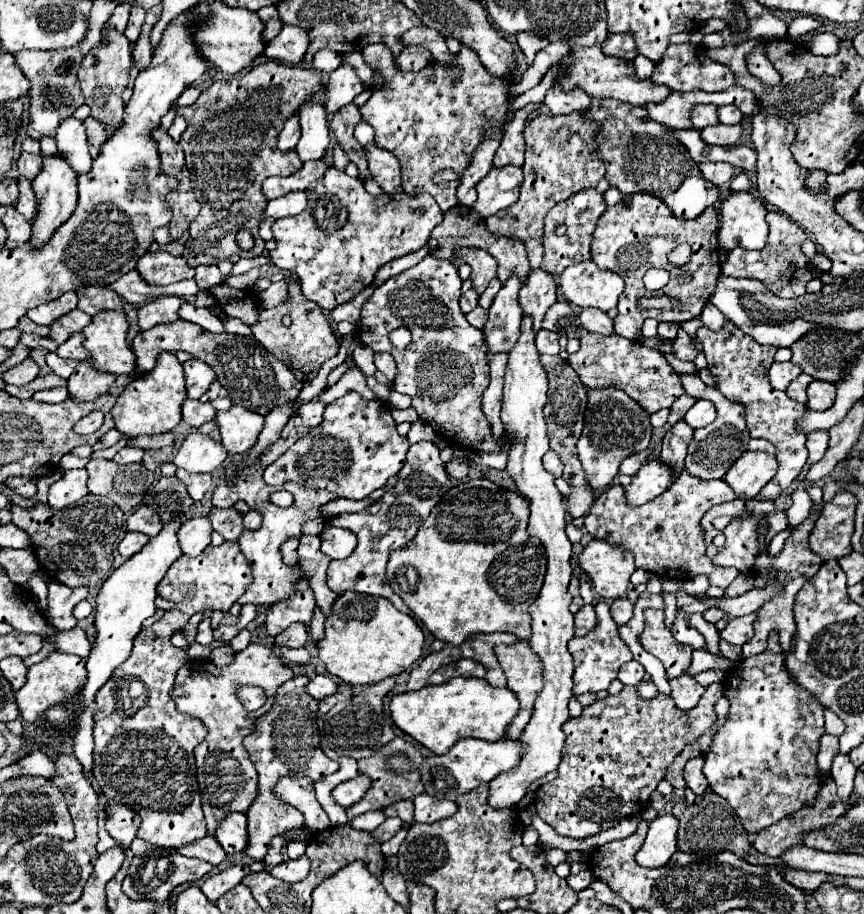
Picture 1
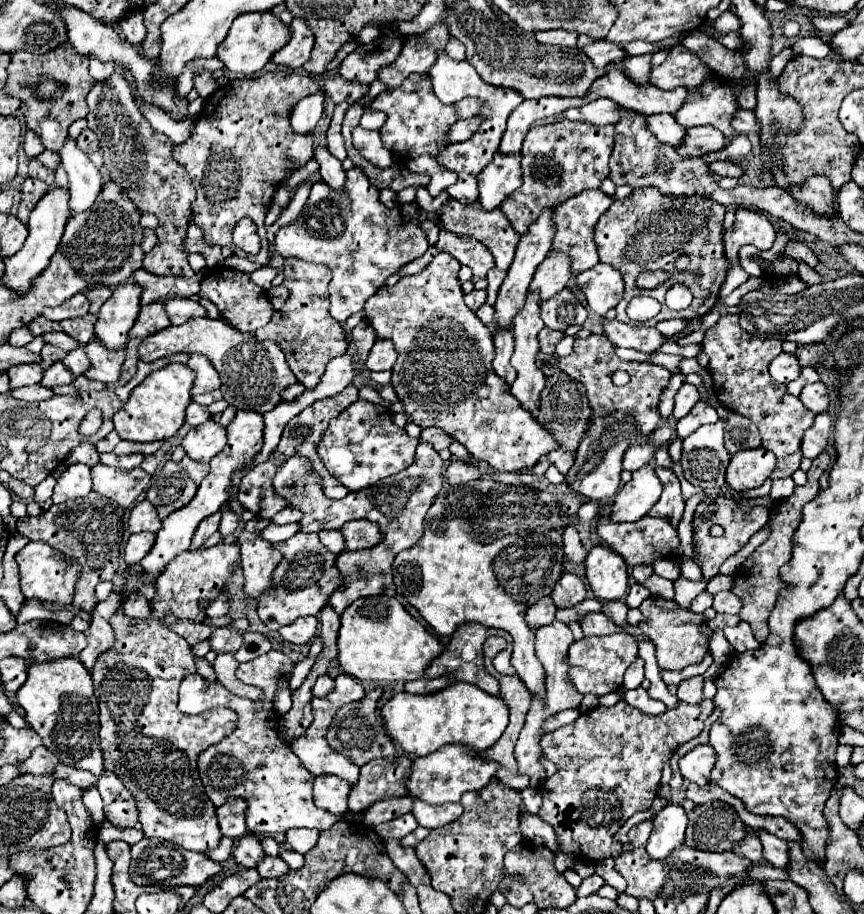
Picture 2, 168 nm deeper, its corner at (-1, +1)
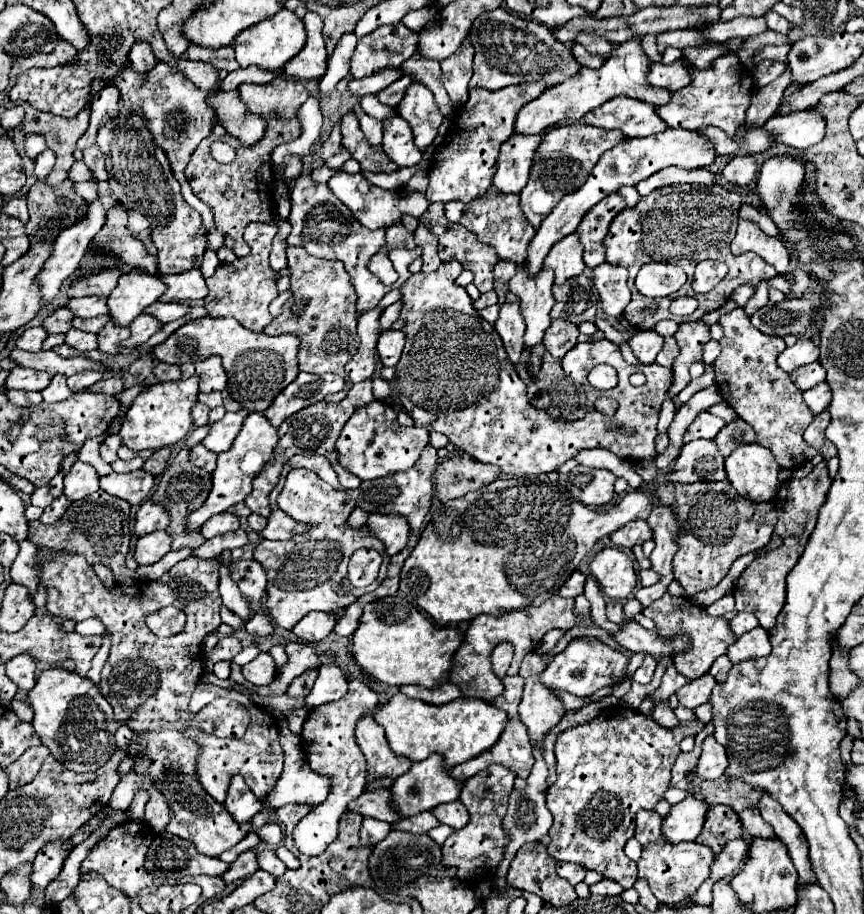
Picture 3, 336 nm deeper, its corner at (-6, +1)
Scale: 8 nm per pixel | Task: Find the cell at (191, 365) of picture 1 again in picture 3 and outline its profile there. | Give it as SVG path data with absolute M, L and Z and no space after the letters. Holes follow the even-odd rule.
M210 356L202 362L188 362L180 366L182 378L198 376L200 392L214 392L226 388L226 372L222 370L222 360L218 356Z

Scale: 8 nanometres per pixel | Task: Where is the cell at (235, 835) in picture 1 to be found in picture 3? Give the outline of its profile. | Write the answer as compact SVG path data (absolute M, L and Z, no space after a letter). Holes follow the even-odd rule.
M234 776L228 790L226 790L226 802L224 806L230 810L236 822L248 822L258 810L262 810L262 802L250 792L242 776Z

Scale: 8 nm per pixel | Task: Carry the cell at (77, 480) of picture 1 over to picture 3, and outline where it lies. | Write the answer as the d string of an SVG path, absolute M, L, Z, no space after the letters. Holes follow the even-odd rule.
M80 460L64 476L64 494L70 500L82 500L82 498L94 494L98 488L100 488L98 486L98 472L94 470L94 466L84 464Z

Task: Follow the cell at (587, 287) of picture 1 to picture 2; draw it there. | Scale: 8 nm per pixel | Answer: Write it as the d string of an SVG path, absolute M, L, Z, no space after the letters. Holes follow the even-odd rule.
M599 262L593 268L581 272L575 284L585 294L589 308L599 316L605 316L607 310L615 308L623 298L623 278L609 264Z

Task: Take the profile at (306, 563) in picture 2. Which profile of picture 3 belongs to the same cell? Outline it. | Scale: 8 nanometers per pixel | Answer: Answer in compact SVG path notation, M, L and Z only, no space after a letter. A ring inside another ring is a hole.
M296 468L286 476L284 488L278 496L278 506L292 520L308 526L306 534L294 536L284 542L262 540L254 550L254 558L264 566L268 578L266 604L272 620L280 628L292 630L308 612L314 610L342 612L362 594L376 590L386 578L386 566L390 556L386 554L384 544L370 534L368 526L362 526L362 530L350 530L350 526L346 526L346 518L350 516L350 510L354 510L354 500L348 492L332 488L310 470ZM358 548L374 548L384 558L378 578L368 588L354 588L346 576L348 560Z

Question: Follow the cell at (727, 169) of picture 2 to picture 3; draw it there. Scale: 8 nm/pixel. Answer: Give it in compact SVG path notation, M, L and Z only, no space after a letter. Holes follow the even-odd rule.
M734 156L726 168L722 170L722 176L730 182L730 184L736 184L736 186L746 186L752 182L752 178L756 176L756 160L754 156Z

